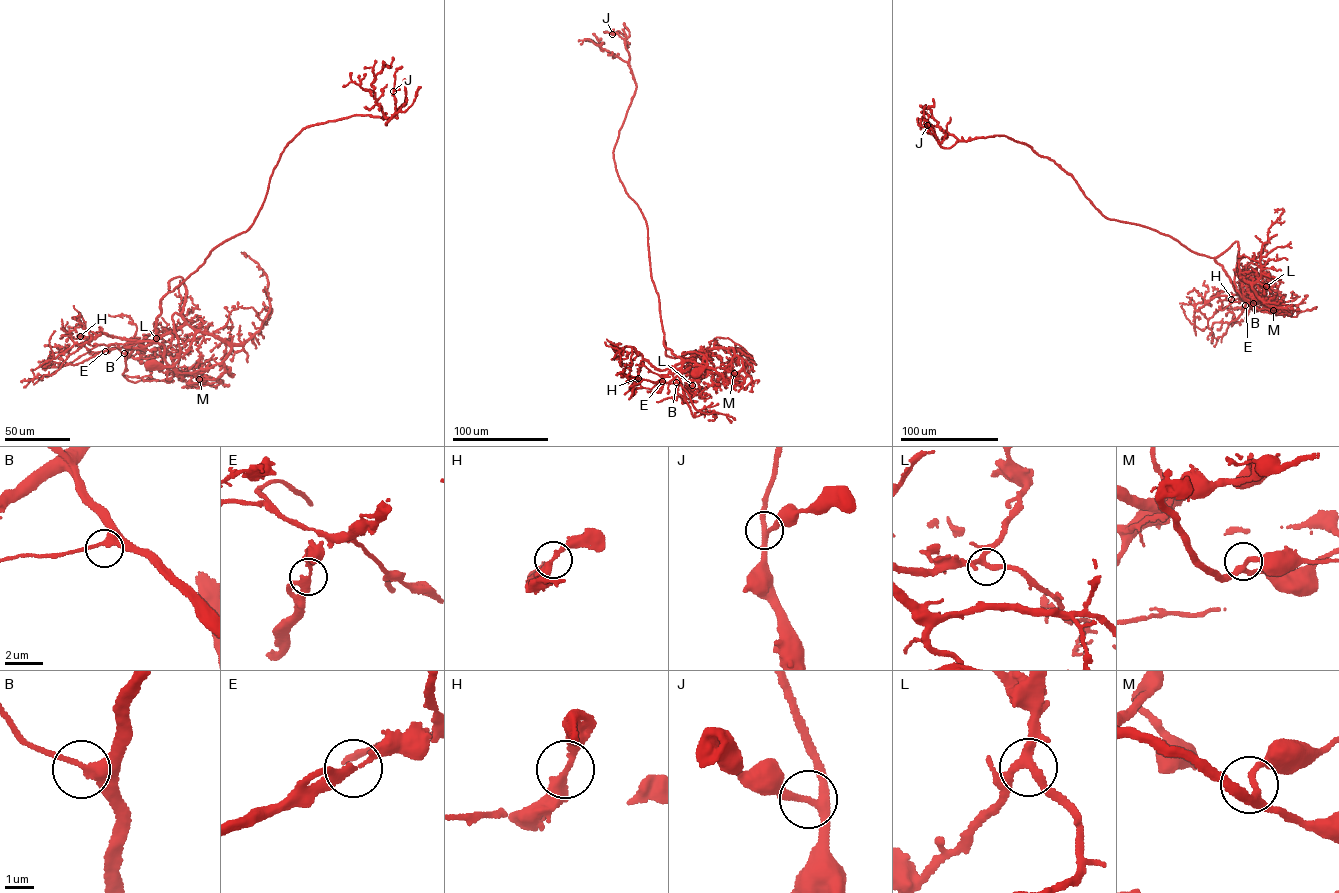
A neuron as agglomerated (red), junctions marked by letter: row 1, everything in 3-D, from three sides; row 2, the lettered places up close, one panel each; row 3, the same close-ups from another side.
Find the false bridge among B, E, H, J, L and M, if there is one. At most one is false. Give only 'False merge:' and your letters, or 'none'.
False merge: none

